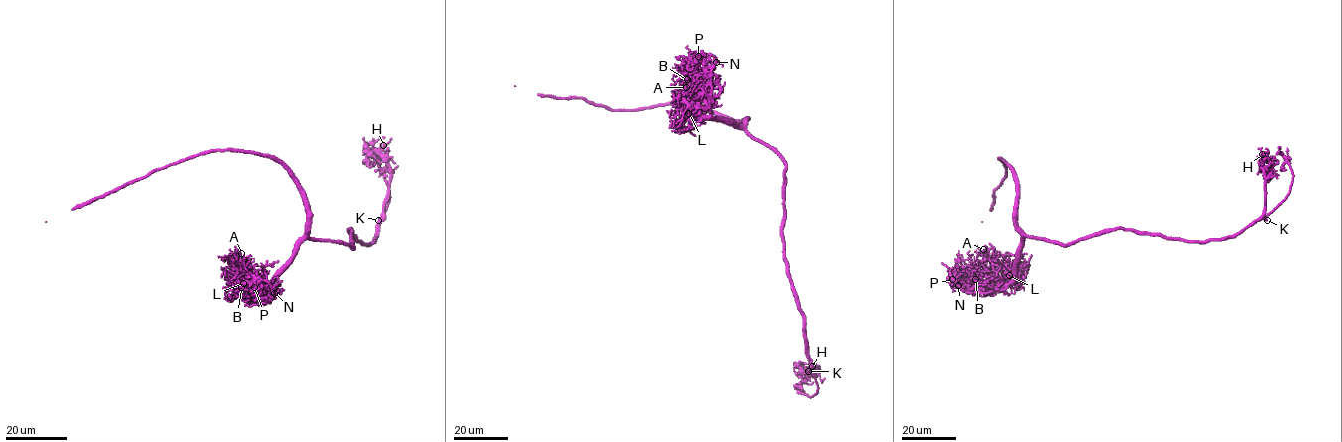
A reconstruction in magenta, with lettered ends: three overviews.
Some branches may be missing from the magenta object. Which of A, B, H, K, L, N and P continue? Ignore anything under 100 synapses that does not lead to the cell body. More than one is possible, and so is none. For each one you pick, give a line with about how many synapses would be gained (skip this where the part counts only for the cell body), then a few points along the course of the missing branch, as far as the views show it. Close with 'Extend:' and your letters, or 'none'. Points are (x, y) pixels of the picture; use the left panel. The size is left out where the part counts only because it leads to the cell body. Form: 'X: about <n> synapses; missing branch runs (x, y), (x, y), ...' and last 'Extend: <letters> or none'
Extend: K

